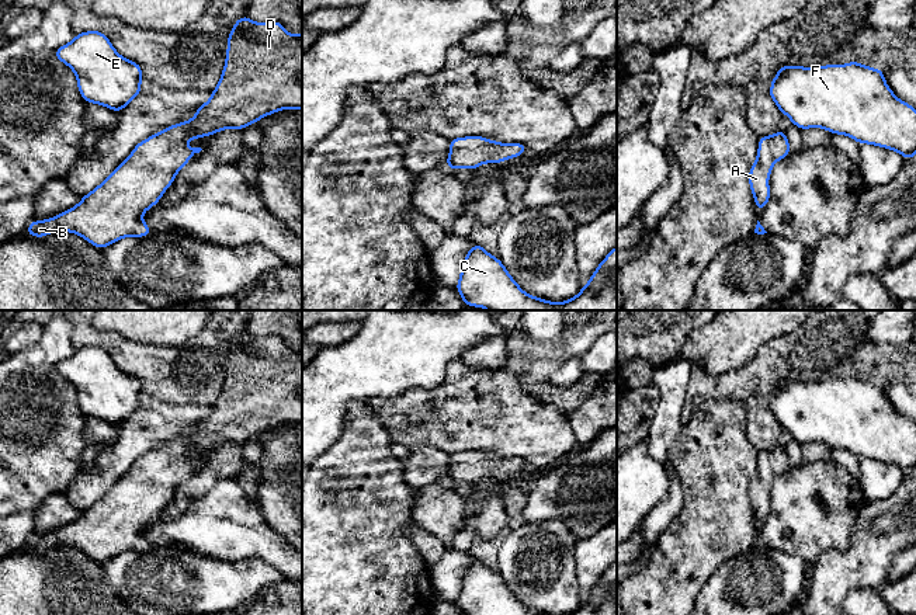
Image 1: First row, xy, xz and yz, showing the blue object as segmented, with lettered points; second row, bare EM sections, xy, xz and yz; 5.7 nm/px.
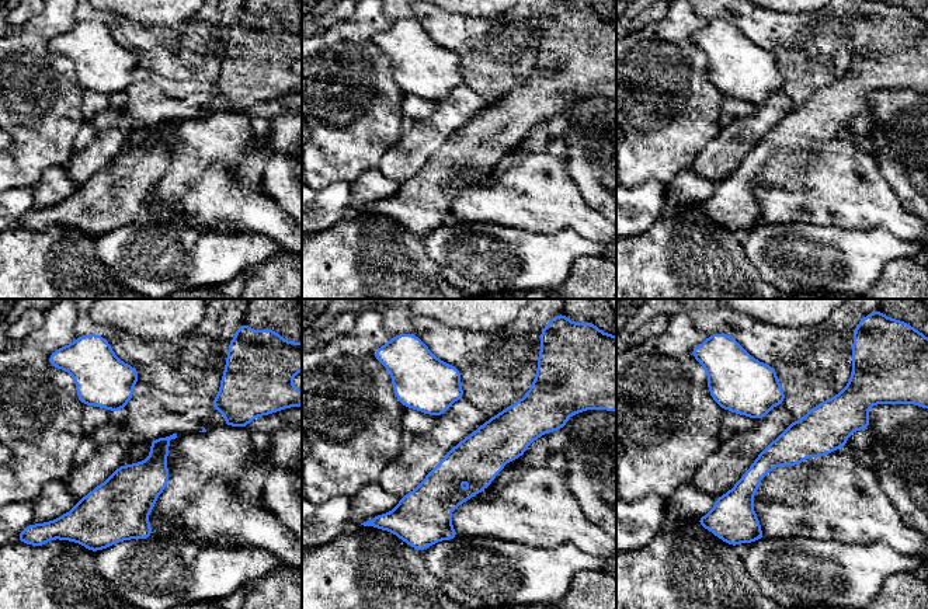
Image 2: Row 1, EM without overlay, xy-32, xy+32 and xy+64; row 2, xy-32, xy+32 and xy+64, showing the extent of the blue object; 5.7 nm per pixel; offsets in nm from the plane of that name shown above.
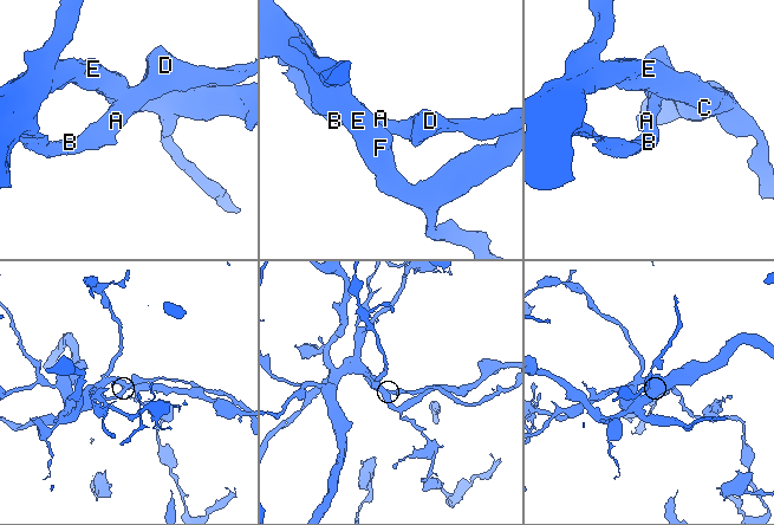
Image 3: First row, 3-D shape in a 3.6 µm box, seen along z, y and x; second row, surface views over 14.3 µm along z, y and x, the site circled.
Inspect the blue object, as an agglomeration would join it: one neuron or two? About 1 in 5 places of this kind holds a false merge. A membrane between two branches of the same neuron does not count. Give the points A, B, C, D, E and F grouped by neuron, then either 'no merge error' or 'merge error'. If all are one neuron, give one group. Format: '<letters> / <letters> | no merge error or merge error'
A B C D E F | no merge error

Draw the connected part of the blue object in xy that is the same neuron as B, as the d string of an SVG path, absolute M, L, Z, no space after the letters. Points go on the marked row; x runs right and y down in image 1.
M247 15L239 18L228 38L223 72L211 98L197 107L197 114L185 122L139 142L132 153L81 201L58 216L34 220L25 234L44 237L53 232L70 232L98 249L117 240L152 233L142 215L155 206L173 184L176 174L187 166L201 147L187 147L188 139L211 136L222 129L243 129L281 110L302 110L302 34L288 34L278 21L254 22Z

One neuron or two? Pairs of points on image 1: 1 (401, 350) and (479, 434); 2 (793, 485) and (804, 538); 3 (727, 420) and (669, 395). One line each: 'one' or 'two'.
1: two
2: one
3: two

